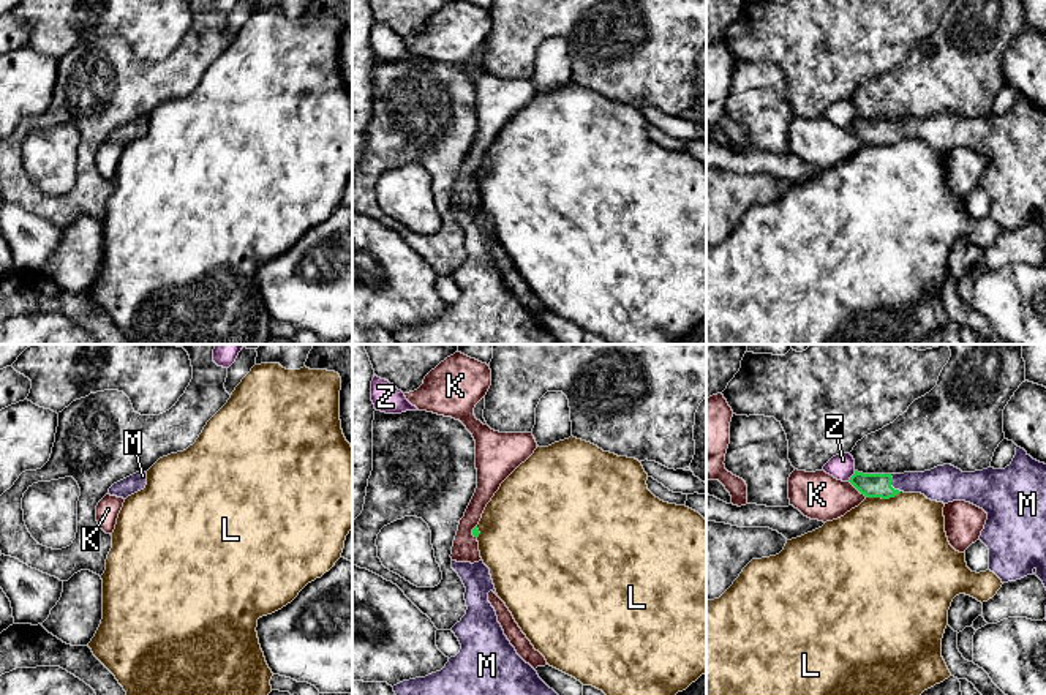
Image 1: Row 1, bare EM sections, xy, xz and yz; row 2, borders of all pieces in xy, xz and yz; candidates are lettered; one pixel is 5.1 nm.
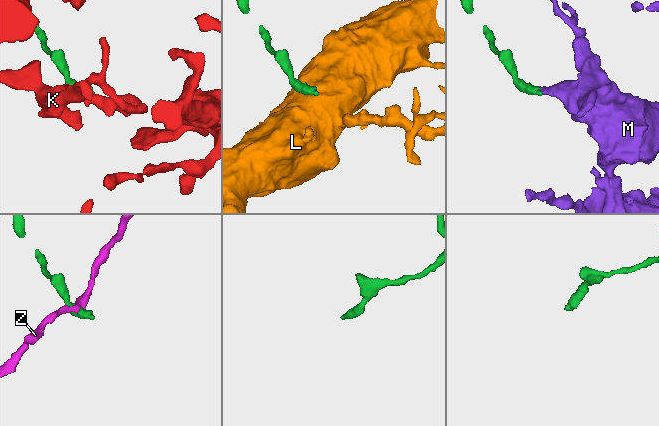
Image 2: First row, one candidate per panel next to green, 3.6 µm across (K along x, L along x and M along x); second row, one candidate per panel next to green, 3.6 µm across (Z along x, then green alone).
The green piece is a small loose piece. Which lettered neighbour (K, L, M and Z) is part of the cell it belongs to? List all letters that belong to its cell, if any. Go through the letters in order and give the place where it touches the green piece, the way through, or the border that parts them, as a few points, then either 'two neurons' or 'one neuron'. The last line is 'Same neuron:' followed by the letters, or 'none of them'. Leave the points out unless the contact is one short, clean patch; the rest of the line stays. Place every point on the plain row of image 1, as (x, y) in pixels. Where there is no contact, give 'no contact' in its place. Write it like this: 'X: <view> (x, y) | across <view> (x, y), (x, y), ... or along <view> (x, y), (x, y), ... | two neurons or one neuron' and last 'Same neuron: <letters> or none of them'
K: yz (858, 136) | two neurons
L: yz (884, 144) | two neurons
M: yz (890, 130) | across yz (872, 131), (890, 130), (939, 130) | one neuron
Z: yz (852, 122) | along yz (855, 117), (847, 127) | two neurons
Same neuron: M

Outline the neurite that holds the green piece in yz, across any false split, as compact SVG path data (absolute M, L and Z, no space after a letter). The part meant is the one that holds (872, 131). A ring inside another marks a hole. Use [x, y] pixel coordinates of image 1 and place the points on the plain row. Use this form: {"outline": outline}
{"outline": "M1024 95L1005 115L988 114L975 118L943 111L924 118L863 120L855 117L848 126L866 144L890 145L904 139L921 139L931 147L965 147L988 160L980 186L989 196L989 216L1002 229L1037 221L1046 234L1046 111L1033 106Z"}

